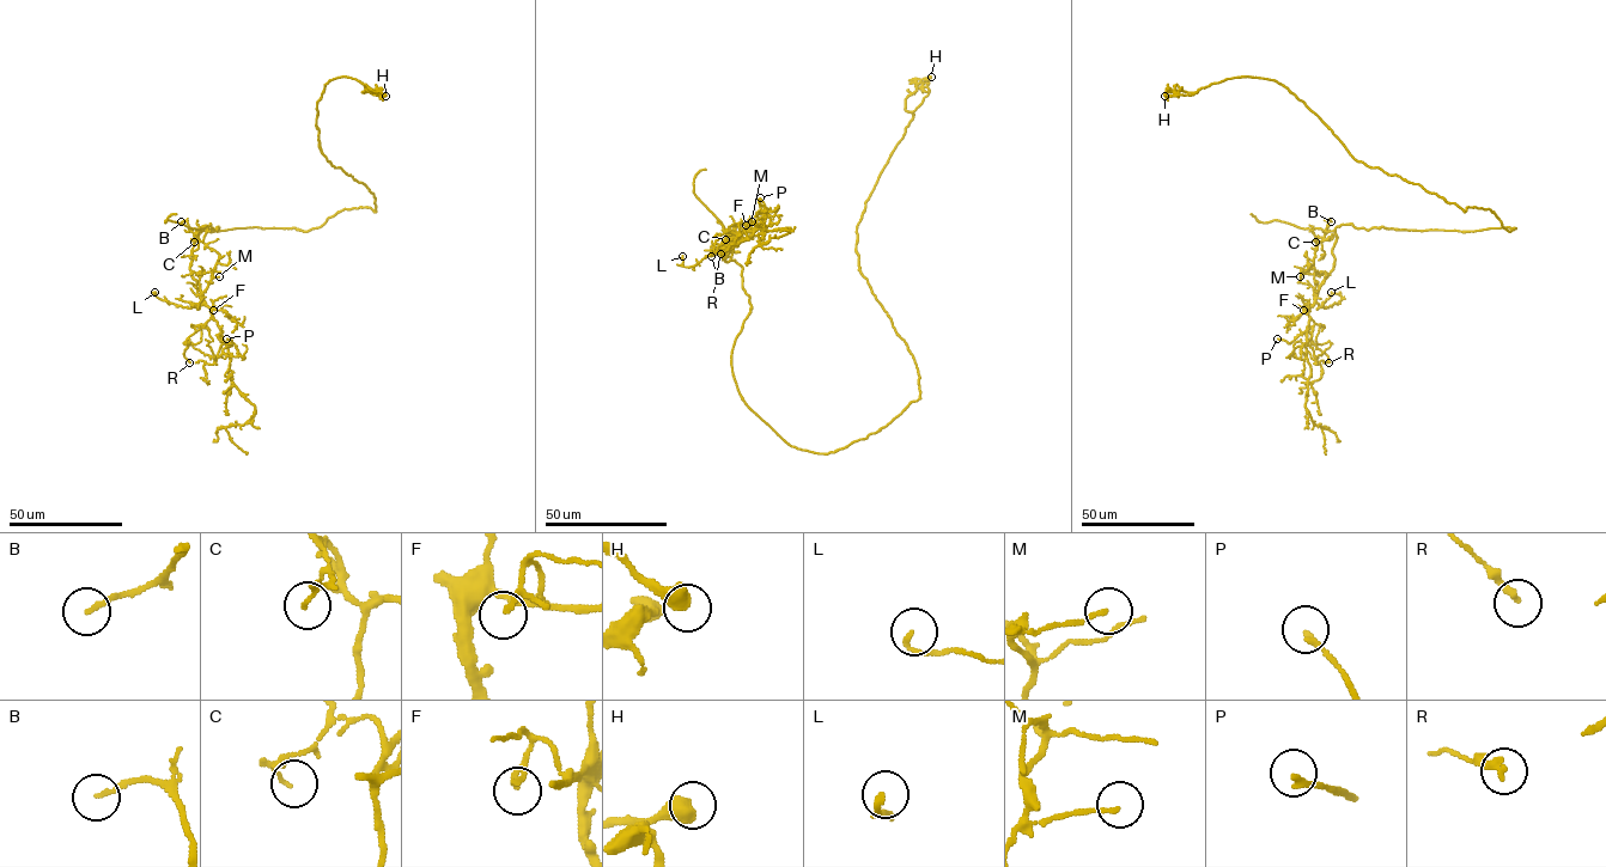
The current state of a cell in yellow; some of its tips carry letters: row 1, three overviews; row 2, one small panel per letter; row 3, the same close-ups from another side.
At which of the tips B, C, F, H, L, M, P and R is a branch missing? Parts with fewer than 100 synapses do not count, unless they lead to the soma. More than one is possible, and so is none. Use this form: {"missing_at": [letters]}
{"missing_at": []}

